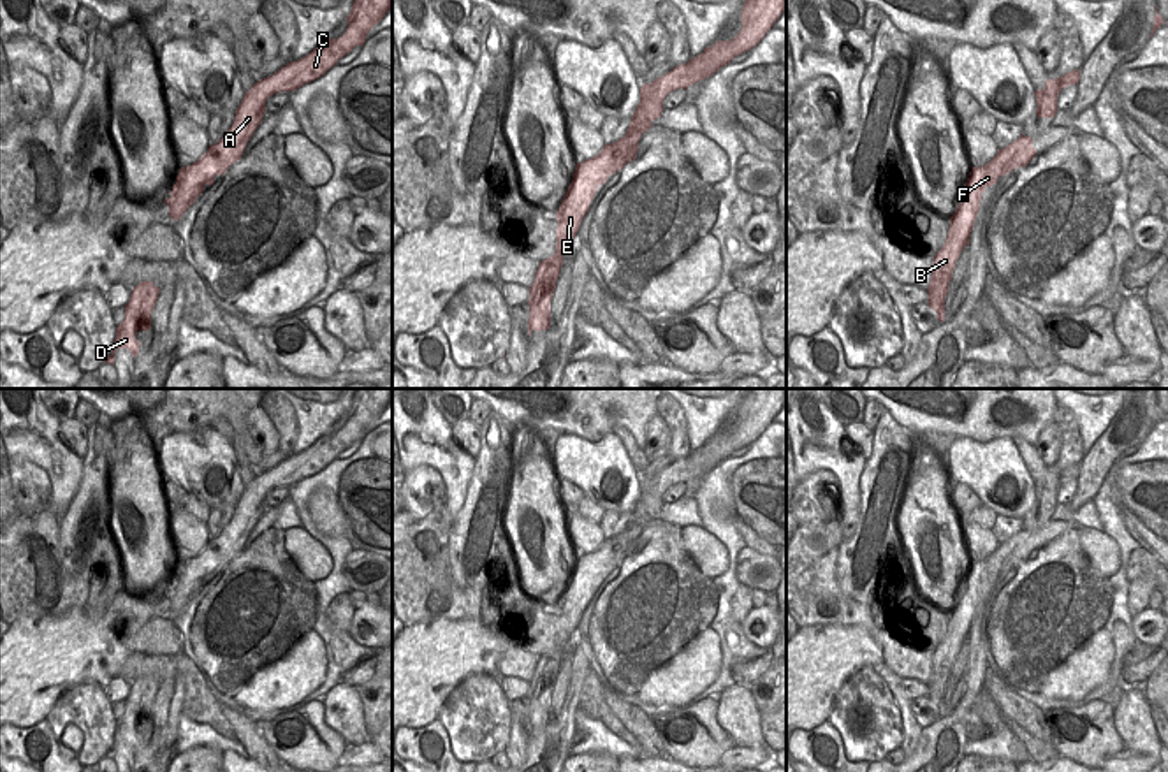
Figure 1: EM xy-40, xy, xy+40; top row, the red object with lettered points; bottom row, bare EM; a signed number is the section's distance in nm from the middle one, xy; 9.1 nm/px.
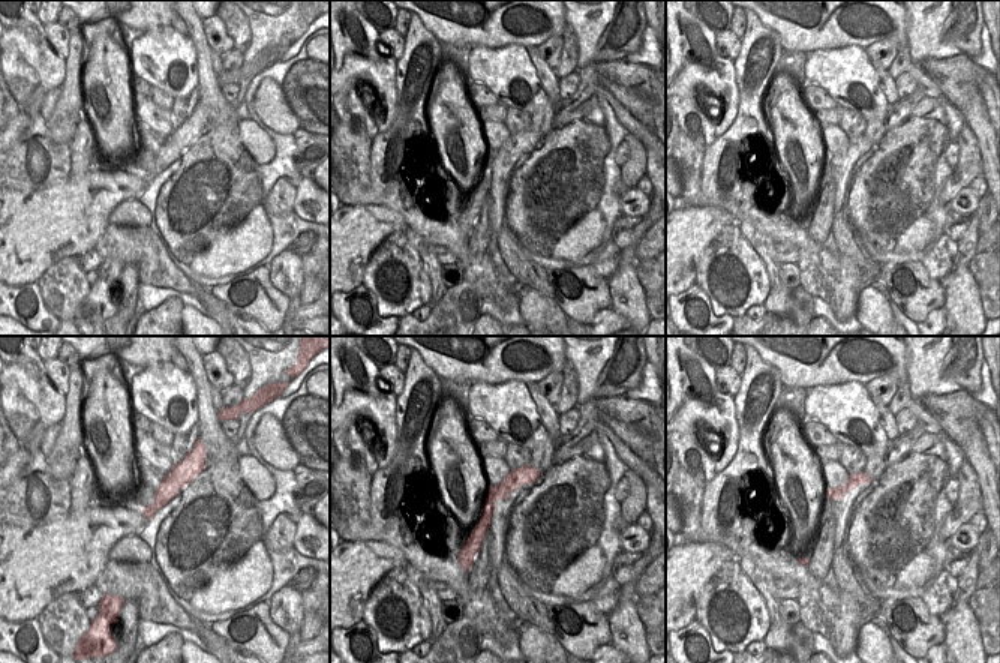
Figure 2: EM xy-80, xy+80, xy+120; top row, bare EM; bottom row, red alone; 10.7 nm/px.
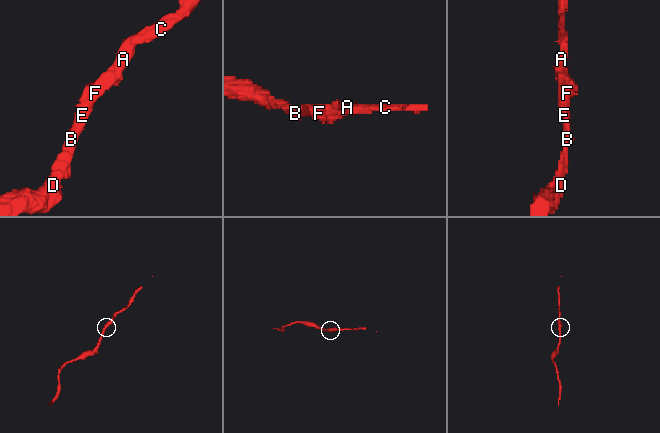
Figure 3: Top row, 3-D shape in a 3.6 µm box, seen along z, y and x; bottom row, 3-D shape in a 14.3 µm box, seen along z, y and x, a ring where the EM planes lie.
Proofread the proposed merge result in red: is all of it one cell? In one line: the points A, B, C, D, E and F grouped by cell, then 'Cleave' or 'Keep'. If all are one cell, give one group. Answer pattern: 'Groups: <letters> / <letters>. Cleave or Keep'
Groups: A B C D E F. Keep.

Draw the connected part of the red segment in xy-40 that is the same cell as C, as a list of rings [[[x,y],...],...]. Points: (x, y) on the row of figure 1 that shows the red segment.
[[[354,0],[347,32],[339,39],[329,39],[318,44],[311,53],[297,62],[287,62],[273,76],[257,81],[243,97],[236,109],[232,127],[223,137],[208,148],[208,151],[192,165],[181,167],[171,197],[164,199],[172,220],[183,213],[204,192],[206,185],[215,183],[216,174],[225,171],[243,157],[245,146],[260,125],[266,113],[266,100],[280,91],[294,91],[306,83],[324,76],[355,46],[364,46],[369,30],[380,23],[391,9],[391,0]]]

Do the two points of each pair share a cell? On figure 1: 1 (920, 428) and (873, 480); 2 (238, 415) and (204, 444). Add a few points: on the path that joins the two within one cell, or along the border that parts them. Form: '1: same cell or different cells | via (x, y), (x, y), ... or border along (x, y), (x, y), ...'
1: different cells | border along (885, 408), (919, 440)
2: different cells | border along (210, 424), (194, 431), (173, 433)

